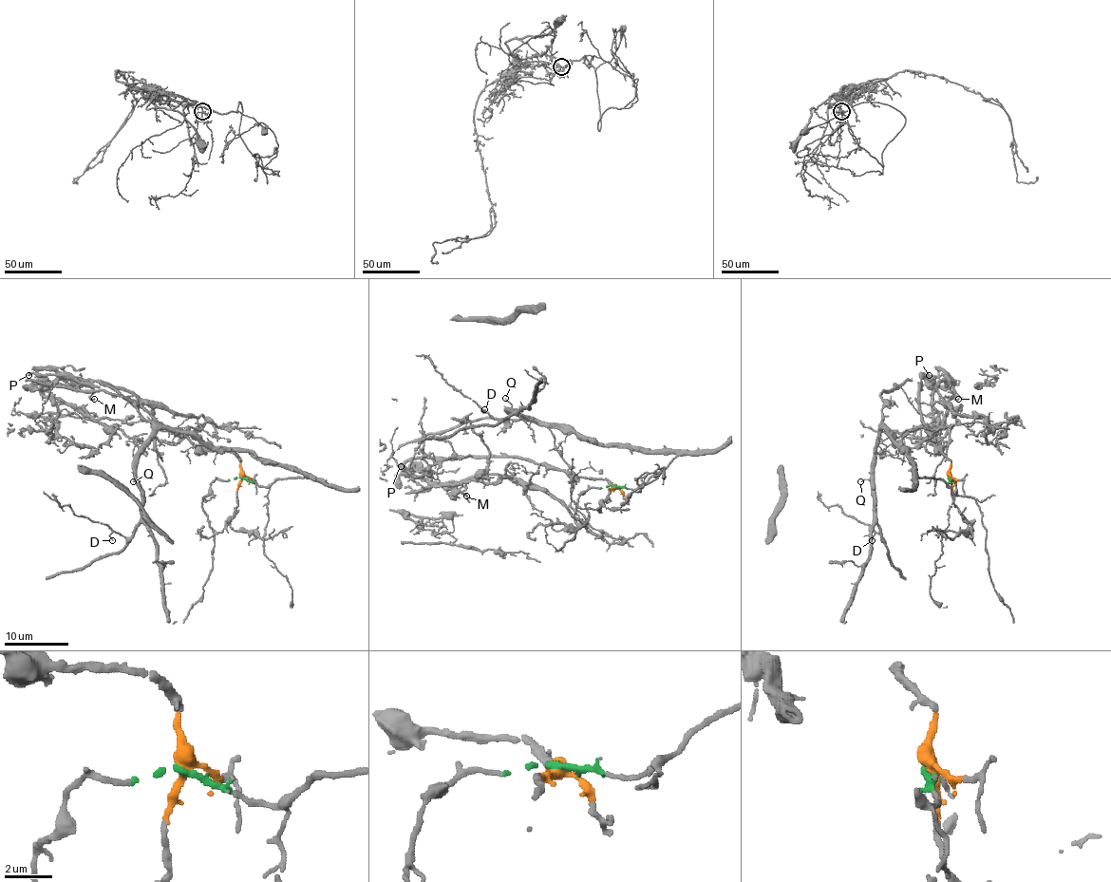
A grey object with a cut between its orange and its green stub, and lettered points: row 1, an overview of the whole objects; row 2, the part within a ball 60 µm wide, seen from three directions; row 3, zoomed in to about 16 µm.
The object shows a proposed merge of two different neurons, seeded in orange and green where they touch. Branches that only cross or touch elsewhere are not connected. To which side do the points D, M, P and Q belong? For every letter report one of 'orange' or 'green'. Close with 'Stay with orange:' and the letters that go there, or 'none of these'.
D: green
M: orange
P: orange
Q: green
Stay with orange: M, P

